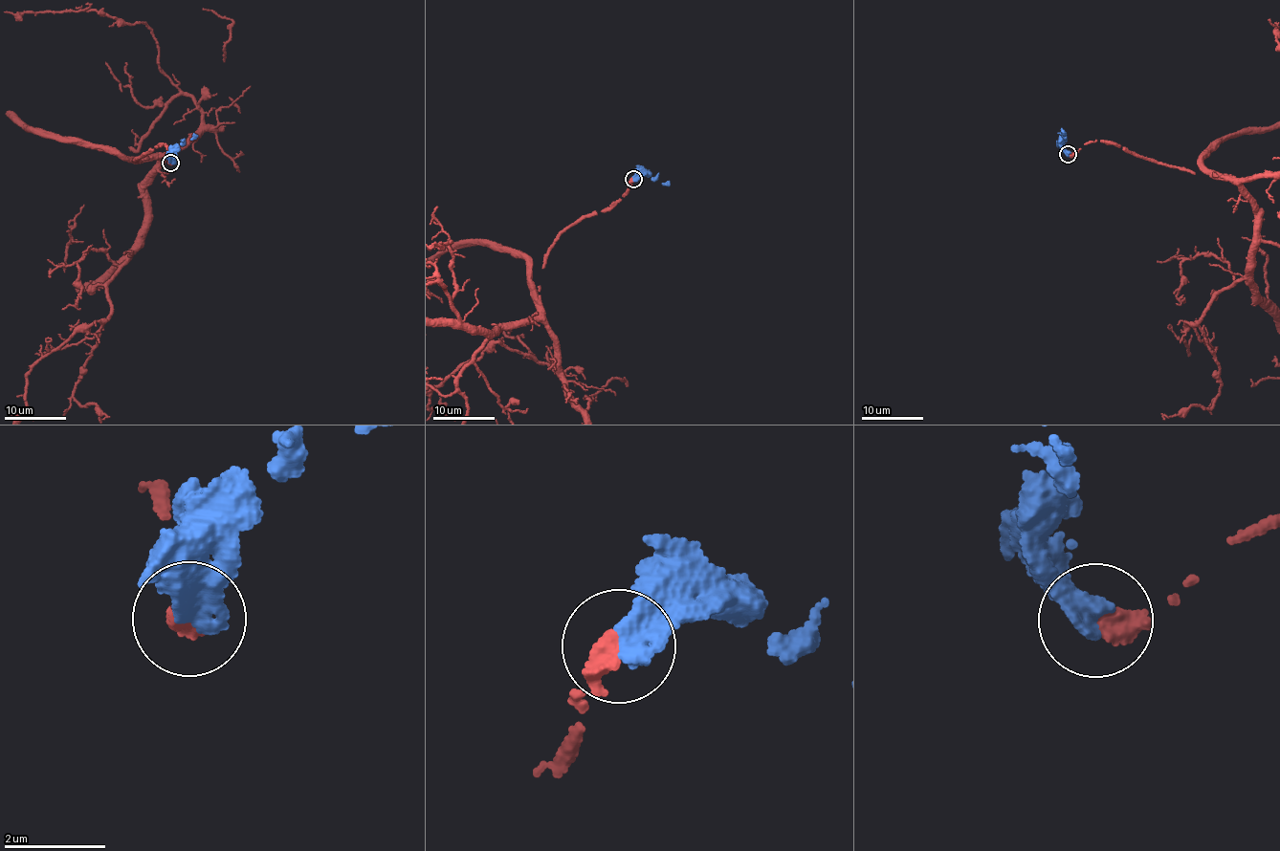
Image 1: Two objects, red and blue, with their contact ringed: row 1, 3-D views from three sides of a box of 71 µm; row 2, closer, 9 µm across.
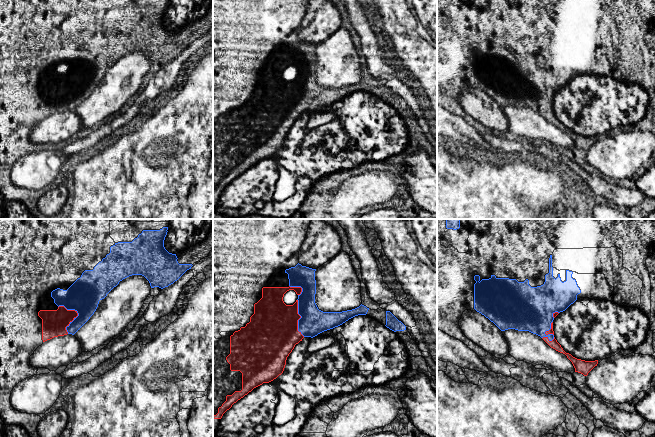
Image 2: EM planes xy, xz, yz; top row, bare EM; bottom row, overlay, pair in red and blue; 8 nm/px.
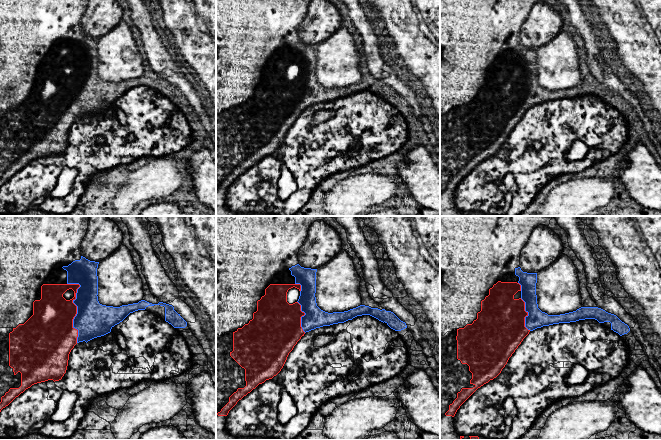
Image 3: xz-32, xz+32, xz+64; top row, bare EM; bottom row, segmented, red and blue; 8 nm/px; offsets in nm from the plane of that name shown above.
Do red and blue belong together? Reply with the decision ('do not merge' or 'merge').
merge

